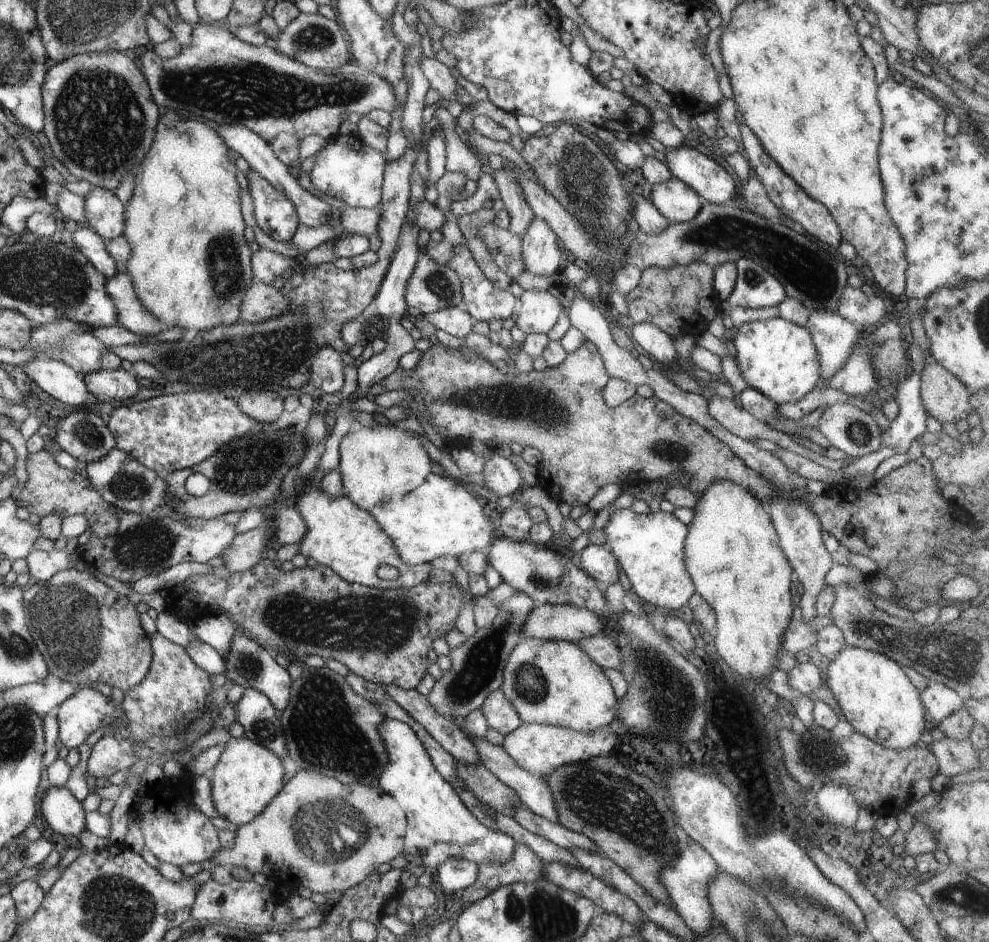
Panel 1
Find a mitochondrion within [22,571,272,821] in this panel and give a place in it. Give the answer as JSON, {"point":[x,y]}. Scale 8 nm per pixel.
{"point":[69,620]}

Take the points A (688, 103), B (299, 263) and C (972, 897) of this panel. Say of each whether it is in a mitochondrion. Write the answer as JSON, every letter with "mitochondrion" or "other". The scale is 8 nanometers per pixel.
{"A":"other","B":"other","C":"mitochondrion"}

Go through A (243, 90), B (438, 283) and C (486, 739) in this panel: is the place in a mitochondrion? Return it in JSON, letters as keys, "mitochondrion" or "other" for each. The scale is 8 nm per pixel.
{"A":"mitochondrion","B":"mitochondrion","C":"other"}

